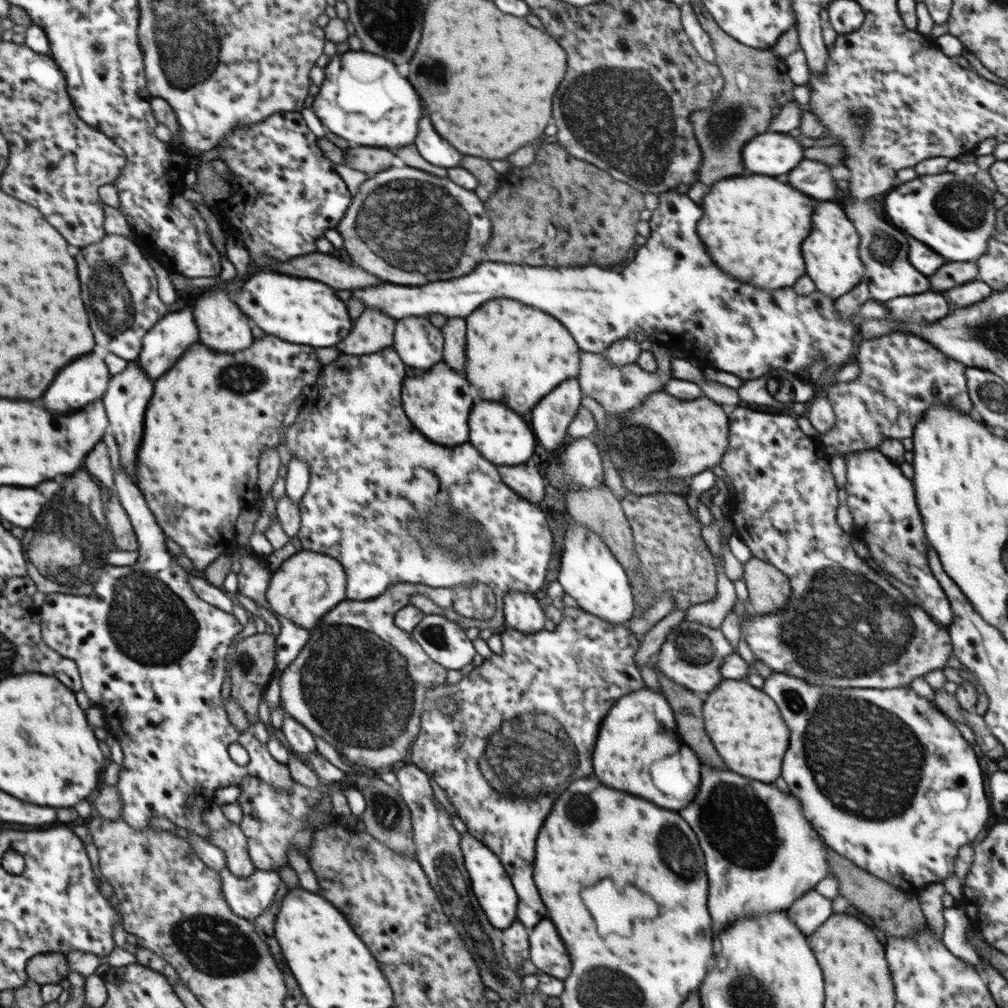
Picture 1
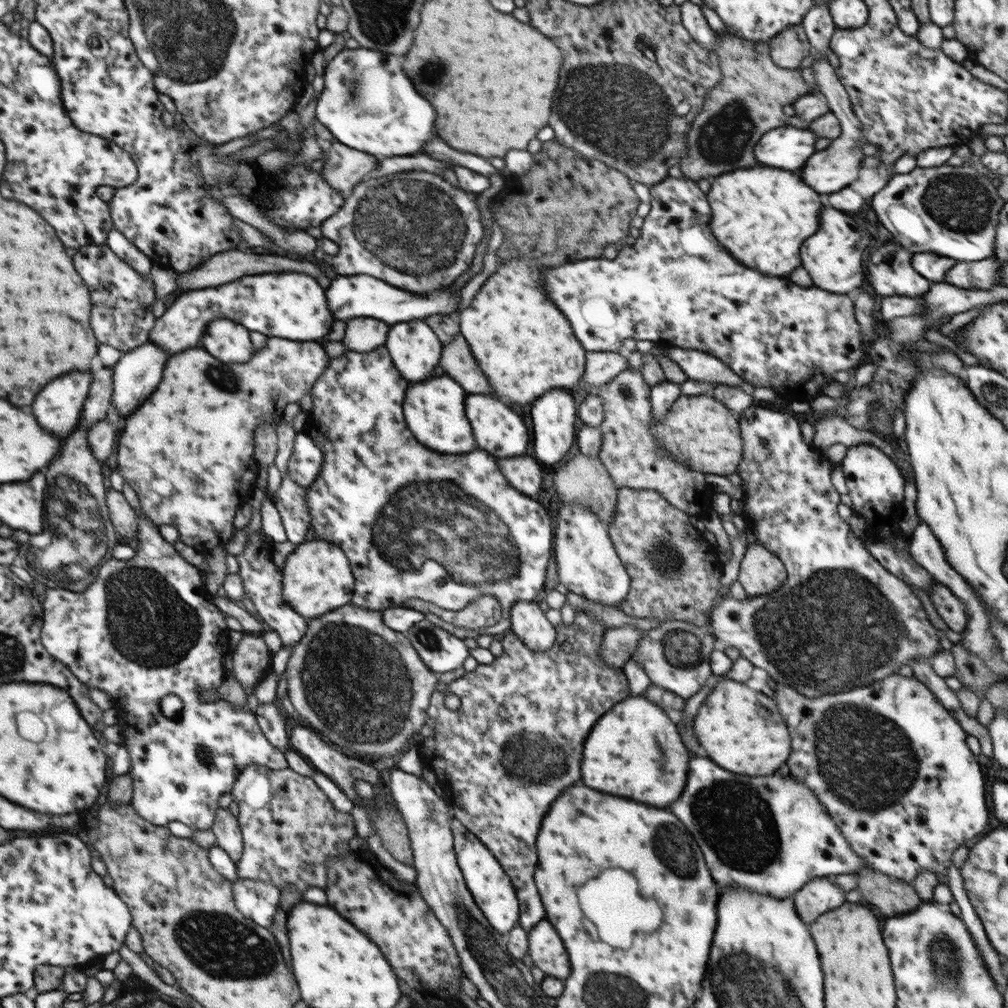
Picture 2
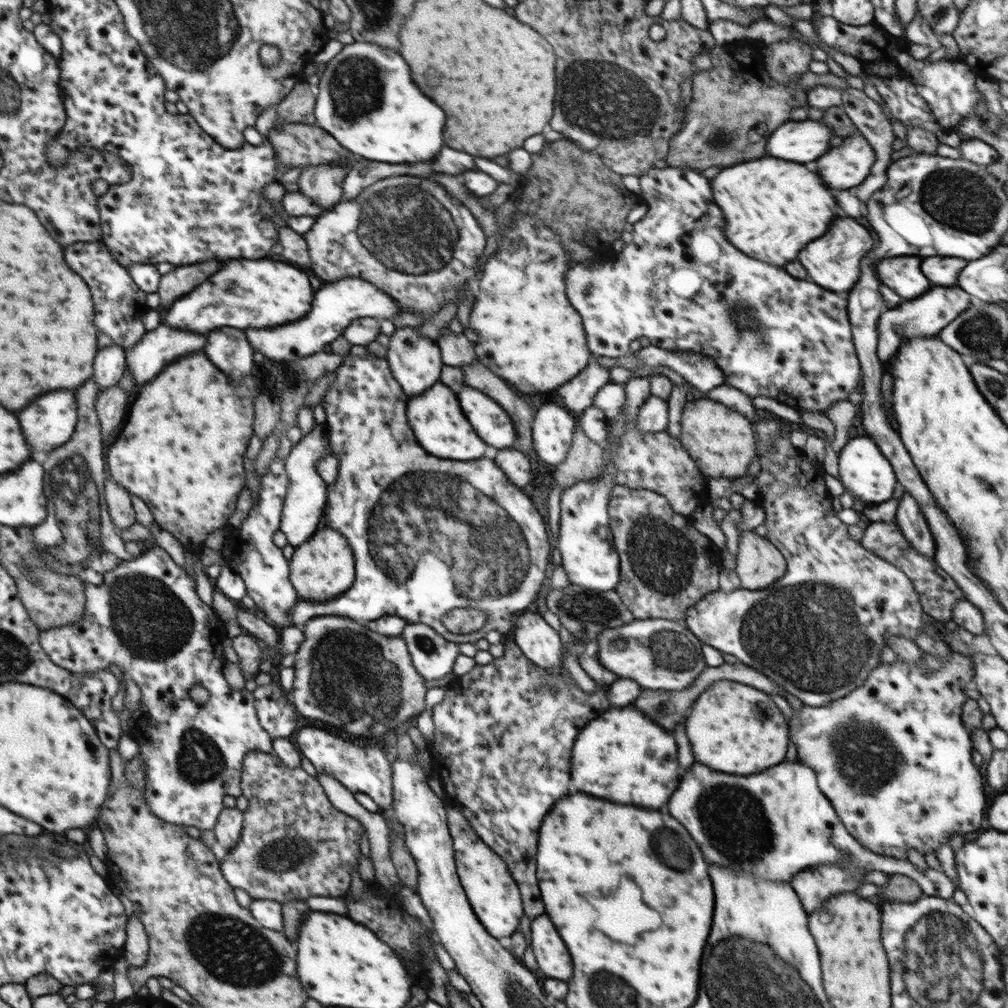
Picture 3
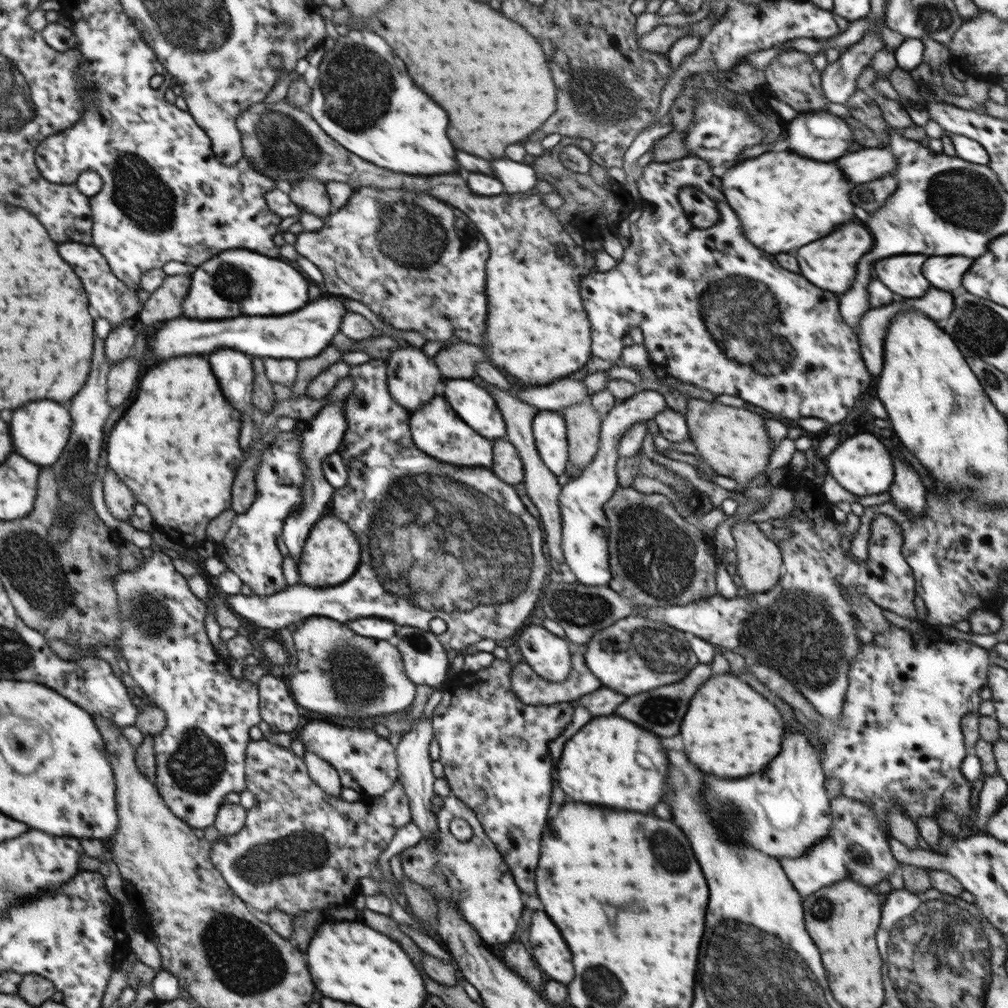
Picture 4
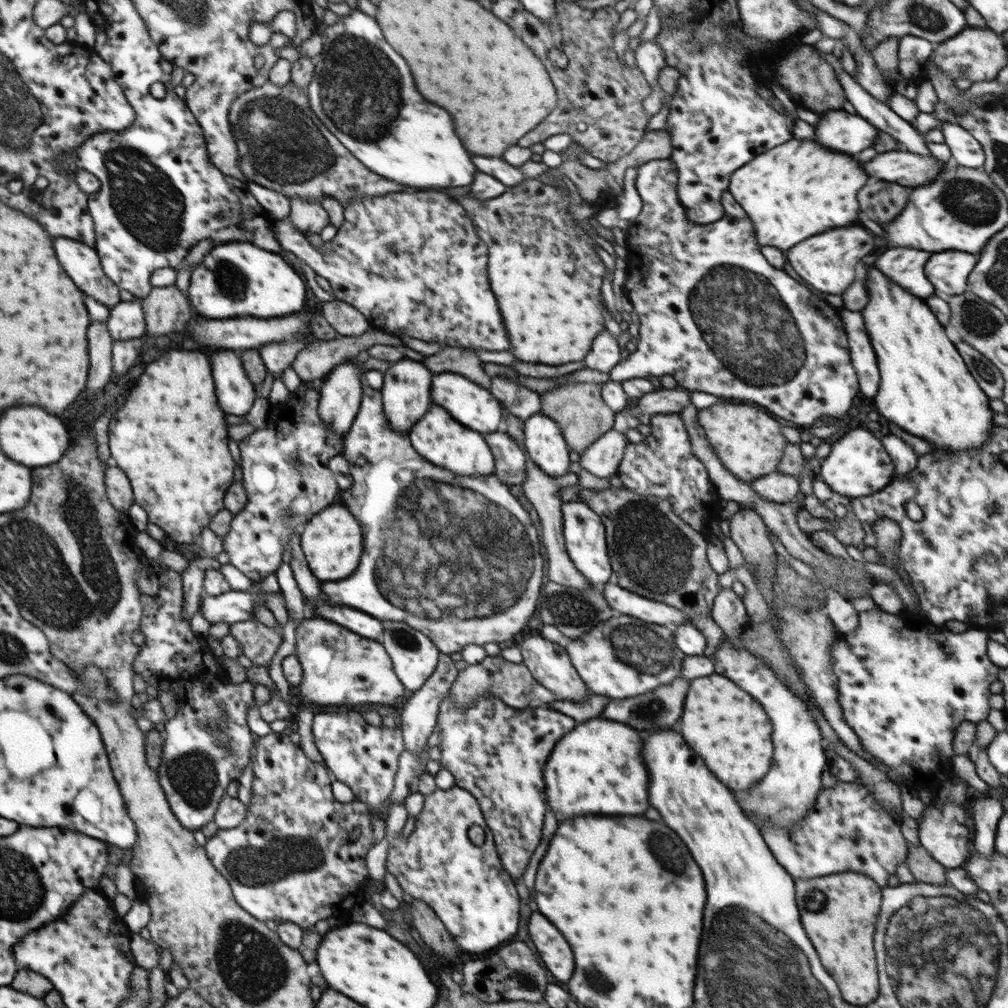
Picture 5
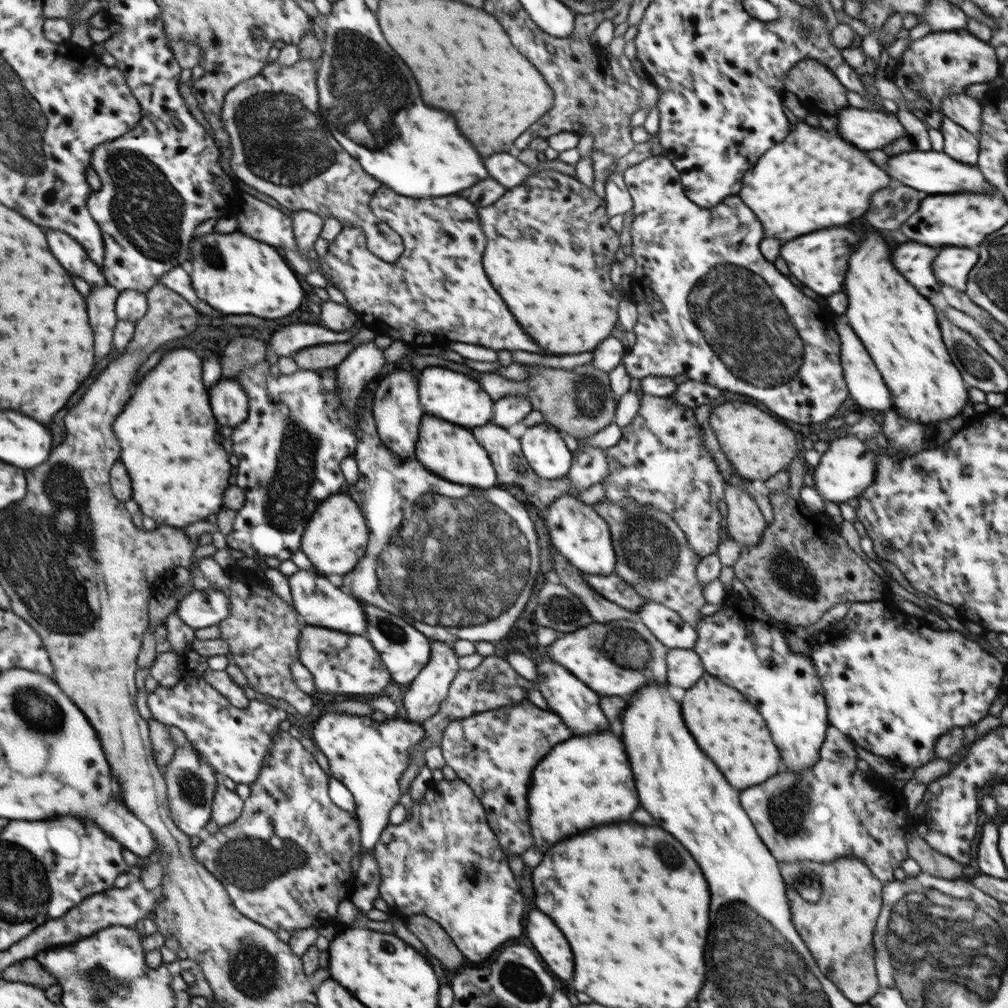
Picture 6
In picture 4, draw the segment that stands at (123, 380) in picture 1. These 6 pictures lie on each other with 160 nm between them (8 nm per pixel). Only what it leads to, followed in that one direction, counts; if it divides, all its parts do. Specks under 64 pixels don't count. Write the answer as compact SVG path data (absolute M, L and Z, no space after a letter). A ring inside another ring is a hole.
M323 292L324 296L318 300L308 301L306 306L294 314L286 314L282 318L230 318L230 322L208 322L208 320L194 320L184 316L164 322L165 325L154 334L150 340L150 348L154 358L168 360L174 356L186 356L186 354L208 354L216 348L231 348L246 352L251 357L280 358L301 360L318 356L329 344L333 336L341 330L341 322L347 313L343 297Z

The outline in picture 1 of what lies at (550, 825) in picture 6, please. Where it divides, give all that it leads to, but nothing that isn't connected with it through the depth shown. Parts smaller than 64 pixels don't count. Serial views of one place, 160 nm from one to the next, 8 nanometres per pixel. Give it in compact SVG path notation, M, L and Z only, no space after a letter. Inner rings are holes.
M644 686L620 697L604 718L604 728L598 732L598 742L592 754L594 776L606 786L626 790L656 806L675 812L686 808L695 799L700 786L700 760L680 742L676 722L674 711L663 693ZM658 766L660 772L656 772ZM654 774L660 774L660 782L656 782ZM668 774L672 776L668 778Z

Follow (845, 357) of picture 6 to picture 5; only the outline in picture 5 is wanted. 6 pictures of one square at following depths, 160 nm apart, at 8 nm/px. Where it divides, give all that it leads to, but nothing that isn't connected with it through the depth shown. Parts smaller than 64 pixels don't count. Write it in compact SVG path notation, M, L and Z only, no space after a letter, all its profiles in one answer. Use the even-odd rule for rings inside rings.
M844 308L838 310L838 315L848 337L851 361L858 375L860 395L864 399L874 400L880 388L881 376L877 356L866 330L864 315L860 311Z

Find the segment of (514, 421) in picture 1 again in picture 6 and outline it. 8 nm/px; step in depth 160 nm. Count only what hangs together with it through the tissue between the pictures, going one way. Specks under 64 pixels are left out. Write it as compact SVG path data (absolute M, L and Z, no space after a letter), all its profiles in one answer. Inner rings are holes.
M430 366L420 374L420 402L426 414L446 418L452 424L466 429L488 425L492 421L494 401L482 390L477 379L442 366Z

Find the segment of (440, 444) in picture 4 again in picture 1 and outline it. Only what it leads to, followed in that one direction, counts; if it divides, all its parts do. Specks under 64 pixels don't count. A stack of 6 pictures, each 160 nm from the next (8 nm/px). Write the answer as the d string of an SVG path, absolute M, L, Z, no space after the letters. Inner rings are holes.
M444 362L433 364L420 376L404 379L402 406L406 417L426 438L444 446L456 446L468 442L468 414L472 408L472 396L468 394L468 380L446 368Z

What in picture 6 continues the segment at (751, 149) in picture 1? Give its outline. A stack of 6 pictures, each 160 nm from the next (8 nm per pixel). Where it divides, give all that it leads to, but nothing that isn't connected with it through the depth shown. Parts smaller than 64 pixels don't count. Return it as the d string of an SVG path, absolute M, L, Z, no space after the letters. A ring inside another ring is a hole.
M848 107L836 114L838 134L860 150L878 150L907 136L894 113Z

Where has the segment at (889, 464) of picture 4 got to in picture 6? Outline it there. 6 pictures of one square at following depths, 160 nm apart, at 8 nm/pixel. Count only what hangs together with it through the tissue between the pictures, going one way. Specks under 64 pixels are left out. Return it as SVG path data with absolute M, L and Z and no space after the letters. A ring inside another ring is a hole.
M856 434L838 436L829 443L829 448L821 456L818 466L810 469L815 480L815 488L823 499L825 498L824 500L837 504L847 502L850 498L860 496L875 481L875 476L877 476L876 458L868 447L863 438Z

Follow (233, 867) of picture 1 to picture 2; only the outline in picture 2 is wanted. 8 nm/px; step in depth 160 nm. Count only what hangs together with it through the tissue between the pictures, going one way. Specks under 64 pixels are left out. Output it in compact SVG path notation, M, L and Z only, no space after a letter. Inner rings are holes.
M219 808L212 831L217 838L216 844L225 850L235 863L238 862L243 857L243 836L237 817L228 809Z

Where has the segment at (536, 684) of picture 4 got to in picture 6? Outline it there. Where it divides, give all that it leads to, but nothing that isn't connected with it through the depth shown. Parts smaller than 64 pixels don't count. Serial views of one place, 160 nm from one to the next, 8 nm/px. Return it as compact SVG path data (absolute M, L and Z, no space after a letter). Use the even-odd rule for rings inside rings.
M495 654L485 657L475 670L460 670L449 686L447 697L441 702L438 712L426 719L422 725L425 736L421 742L421 750L427 751L434 746L441 746L443 731L452 722L460 718L472 716L478 712L498 708L500 706L512 706L528 699L529 692L536 689L536 683L522 677L514 671L507 659Z

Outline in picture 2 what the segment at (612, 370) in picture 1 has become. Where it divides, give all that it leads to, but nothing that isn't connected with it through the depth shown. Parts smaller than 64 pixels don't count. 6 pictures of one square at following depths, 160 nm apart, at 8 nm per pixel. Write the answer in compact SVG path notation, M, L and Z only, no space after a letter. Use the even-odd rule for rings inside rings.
M641 369L622 370L610 383L600 388L588 388L580 380L574 390L600 397L604 403L604 419L599 425L603 443L598 458L618 489L655 490L672 506L690 515L701 512L701 498L707 485L705 474L674 461L666 449L657 446L651 424L651 387L644 380Z

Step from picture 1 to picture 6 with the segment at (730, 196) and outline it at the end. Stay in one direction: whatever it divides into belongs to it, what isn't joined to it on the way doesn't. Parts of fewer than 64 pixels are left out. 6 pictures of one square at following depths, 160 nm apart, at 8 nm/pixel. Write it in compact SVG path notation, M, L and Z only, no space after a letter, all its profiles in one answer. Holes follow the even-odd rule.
M807 123L796 124L792 127L790 134L786 136L782 142L775 144L772 148L766 150L764 154L758 159L758 162L754 163L754 166L750 167L750 170L747 170L742 177L742 190L738 191L738 196L746 203L746 206L756 214L758 220L762 223L764 234L766 238L778 238L782 242L788 242L796 236L802 236L802 234L808 234L808 232L814 232L814 230L822 230L822 228L828 228L828 226L842 226L854 218L860 218L866 208L870 206L870 194L878 188L884 188L888 186L890 182L895 182L893 179L890 180L887 172L880 170L876 164L872 164L872 161L866 156L866 152L862 152L857 146L850 146L851 142L846 142L842 140L840 136L834 136L826 130L822 130L822 127L816 128Z

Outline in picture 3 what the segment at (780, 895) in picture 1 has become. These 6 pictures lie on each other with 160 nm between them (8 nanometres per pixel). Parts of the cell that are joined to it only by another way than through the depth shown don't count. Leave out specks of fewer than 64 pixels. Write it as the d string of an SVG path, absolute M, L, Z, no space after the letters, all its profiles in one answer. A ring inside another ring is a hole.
M797 759L796 762L782 762L774 768L754 774L754 776L746 778L746 784L744 784L742 776L722 774L722 772L716 772L716 770L696 762L688 768L678 790L674 792L672 798L669 798L666 806L668 812L692 834L692 838L696 840L696 844L700 846L700 850L708 862L720 867L728 867L736 873L750 873L764 881L790 884L794 875L821 863L828 865L837 863L840 867L848 867L850 863L852 867L862 867L866 871L879 871L888 876L890 874L908 876L918 883L924 896L950 899L957 890L957 886L952 883L952 880L938 870L928 868L926 871L922 871L914 867L908 859L898 860L894 857L874 854L874 851L864 848L846 830L832 803L818 788L814 770ZM752 788L754 788L756 800L750 800Z

